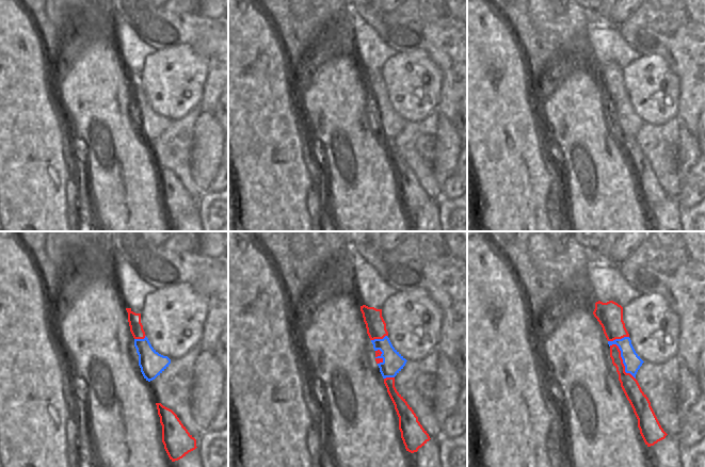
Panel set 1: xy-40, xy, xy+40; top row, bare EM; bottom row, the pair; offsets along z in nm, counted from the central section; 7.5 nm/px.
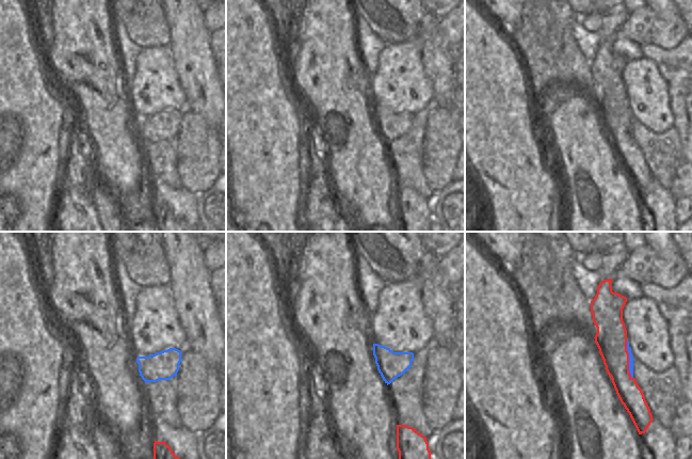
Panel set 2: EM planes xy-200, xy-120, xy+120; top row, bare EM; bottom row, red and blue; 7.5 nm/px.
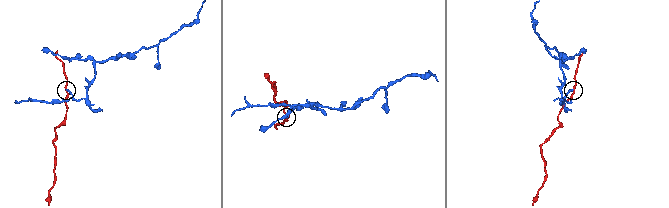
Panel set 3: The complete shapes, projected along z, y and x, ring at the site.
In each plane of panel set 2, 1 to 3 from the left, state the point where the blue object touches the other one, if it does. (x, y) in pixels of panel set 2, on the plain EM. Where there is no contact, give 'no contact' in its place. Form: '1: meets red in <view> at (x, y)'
1: no contact
2: no contact
3: meets red in xy+120 at (628, 120)

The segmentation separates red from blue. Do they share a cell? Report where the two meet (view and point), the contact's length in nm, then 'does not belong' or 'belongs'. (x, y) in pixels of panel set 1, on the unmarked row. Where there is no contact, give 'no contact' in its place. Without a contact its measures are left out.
contact xy+40 (622, 122); length 320 nm; does not belong

